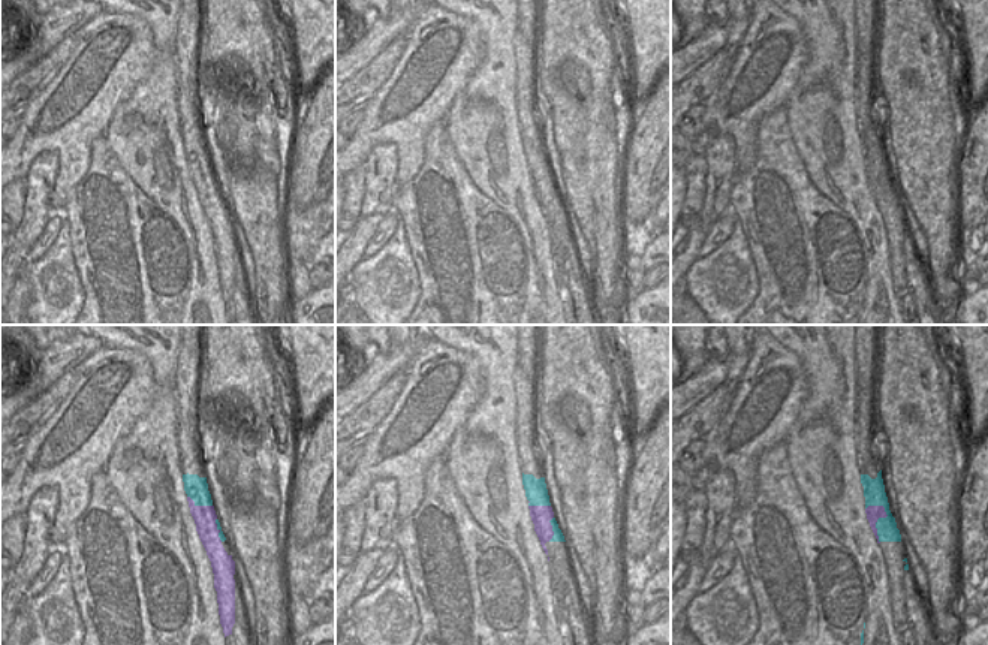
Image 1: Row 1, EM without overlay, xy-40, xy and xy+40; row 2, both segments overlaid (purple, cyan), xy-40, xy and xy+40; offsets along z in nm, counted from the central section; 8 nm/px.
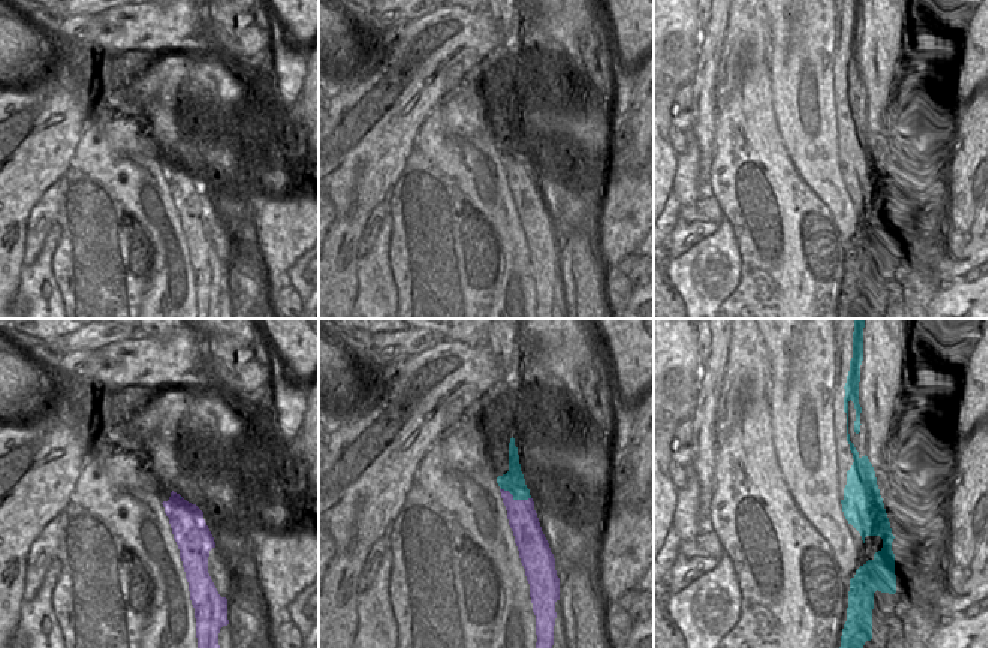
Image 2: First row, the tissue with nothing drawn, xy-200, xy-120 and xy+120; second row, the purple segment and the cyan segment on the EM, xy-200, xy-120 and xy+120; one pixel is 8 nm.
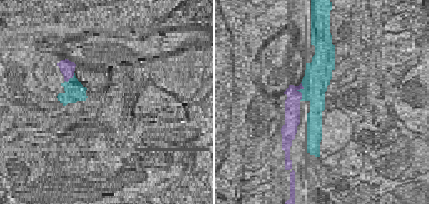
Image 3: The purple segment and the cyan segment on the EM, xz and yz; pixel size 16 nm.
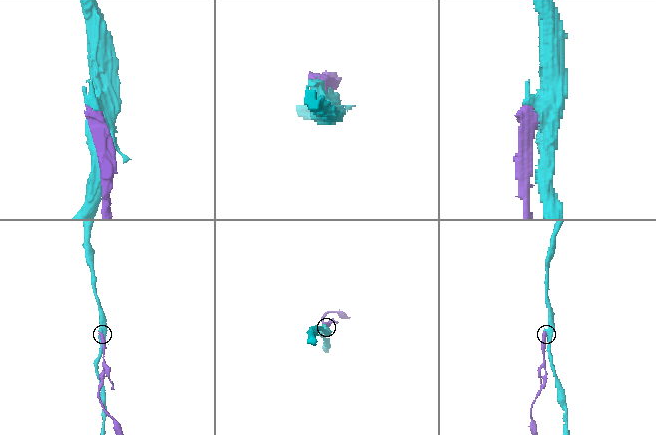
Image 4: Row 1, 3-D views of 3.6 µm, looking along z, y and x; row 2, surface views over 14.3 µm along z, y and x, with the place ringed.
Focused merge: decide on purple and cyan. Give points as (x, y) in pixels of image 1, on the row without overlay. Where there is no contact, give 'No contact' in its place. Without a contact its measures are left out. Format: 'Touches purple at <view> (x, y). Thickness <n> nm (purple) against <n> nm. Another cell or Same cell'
Touches purple at xy+40 (882, 181). Thickness 120 nm (purple) against 170 nm. Another cell

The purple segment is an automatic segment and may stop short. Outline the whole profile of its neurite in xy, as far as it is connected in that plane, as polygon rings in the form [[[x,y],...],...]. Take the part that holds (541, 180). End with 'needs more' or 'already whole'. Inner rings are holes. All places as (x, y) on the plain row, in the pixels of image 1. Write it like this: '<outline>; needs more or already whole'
[[[528,171],[530,181],[534,189],[534,196],[540,205],[540,210],[548,220],[548,214],[545,211],[554,201],[551,184],[554,183],[554,177],[551,171]]]; already whole

